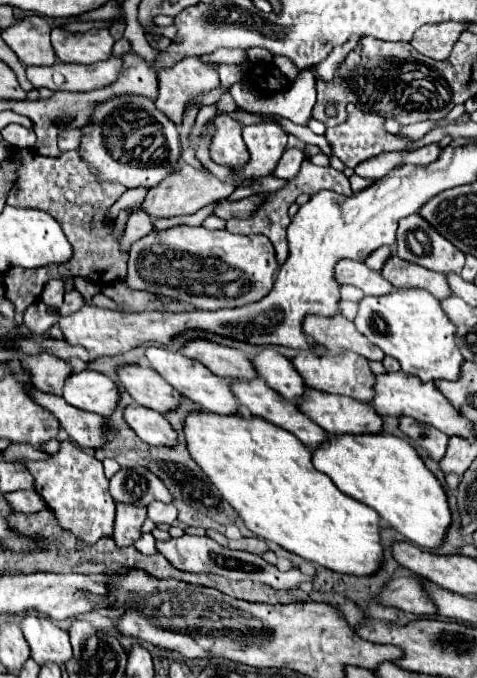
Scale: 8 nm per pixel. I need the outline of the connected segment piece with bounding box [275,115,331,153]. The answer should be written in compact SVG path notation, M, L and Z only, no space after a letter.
M275 115L275 119L285 127L285 133L297 137L306 145L318 146L321 153L331 153L331 143L327 143L324 135L317 135L311 129L307 129L307 127L297 127L295 123L289 123L289 121L285 121L285 119L281 119L277 115Z

